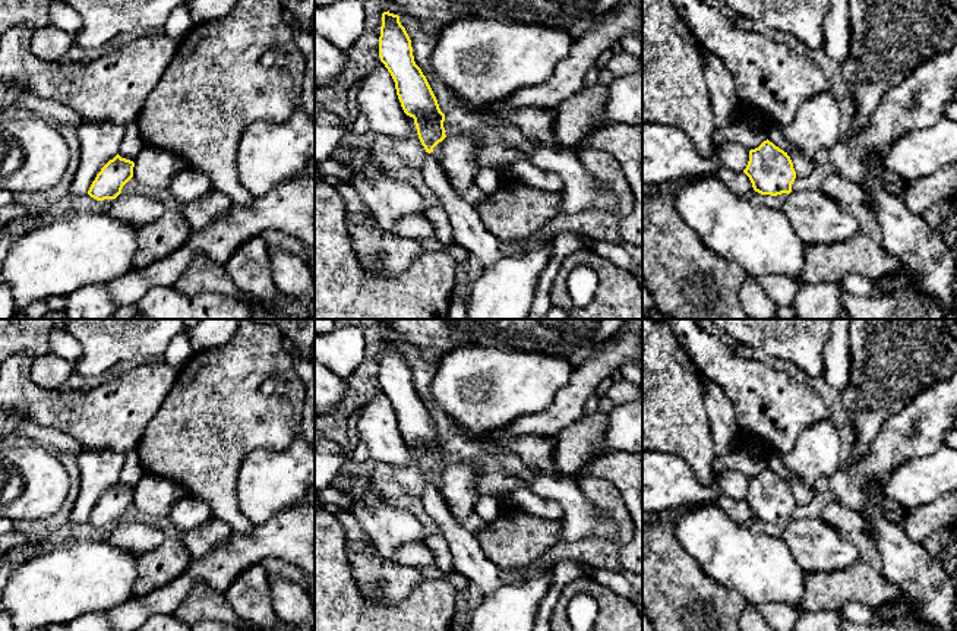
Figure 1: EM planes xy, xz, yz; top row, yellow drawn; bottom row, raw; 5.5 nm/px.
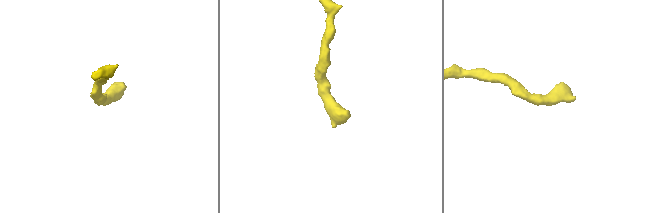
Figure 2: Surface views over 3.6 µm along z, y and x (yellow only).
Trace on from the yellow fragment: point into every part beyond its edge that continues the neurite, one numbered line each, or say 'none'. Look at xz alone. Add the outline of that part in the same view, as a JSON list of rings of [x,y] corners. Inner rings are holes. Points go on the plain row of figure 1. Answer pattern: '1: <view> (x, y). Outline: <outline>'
1: xz (470, 561). Outline: [[[433,480],[426,485],[420,499],[448,540],[454,558],[454,571],[467,577],[471,584],[477,584],[483,596],[489,596],[500,587],[521,583],[525,571],[503,570],[487,559],[477,537],[462,529],[452,515]]]

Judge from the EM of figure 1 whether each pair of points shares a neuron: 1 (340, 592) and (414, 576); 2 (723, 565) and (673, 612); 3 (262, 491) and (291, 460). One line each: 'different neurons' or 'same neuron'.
1: different neurons
2: different neurons
3: same neuron

